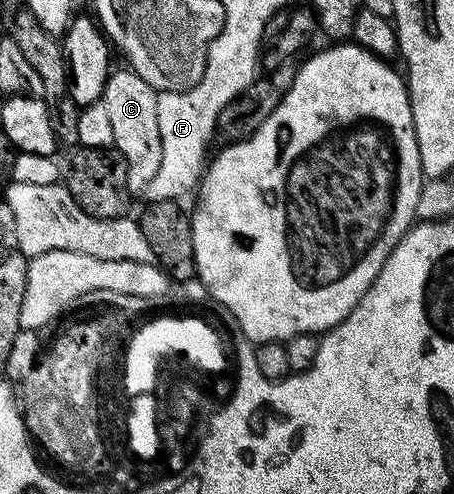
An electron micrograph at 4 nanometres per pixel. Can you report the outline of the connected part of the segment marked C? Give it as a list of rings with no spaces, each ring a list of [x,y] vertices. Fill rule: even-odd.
[[[129,68],[115,69],[106,82],[101,102],[108,104],[108,120],[112,123],[113,149],[119,150],[128,164],[128,188],[145,191],[160,168],[160,120],[156,120],[158,94],[139,74]]]

